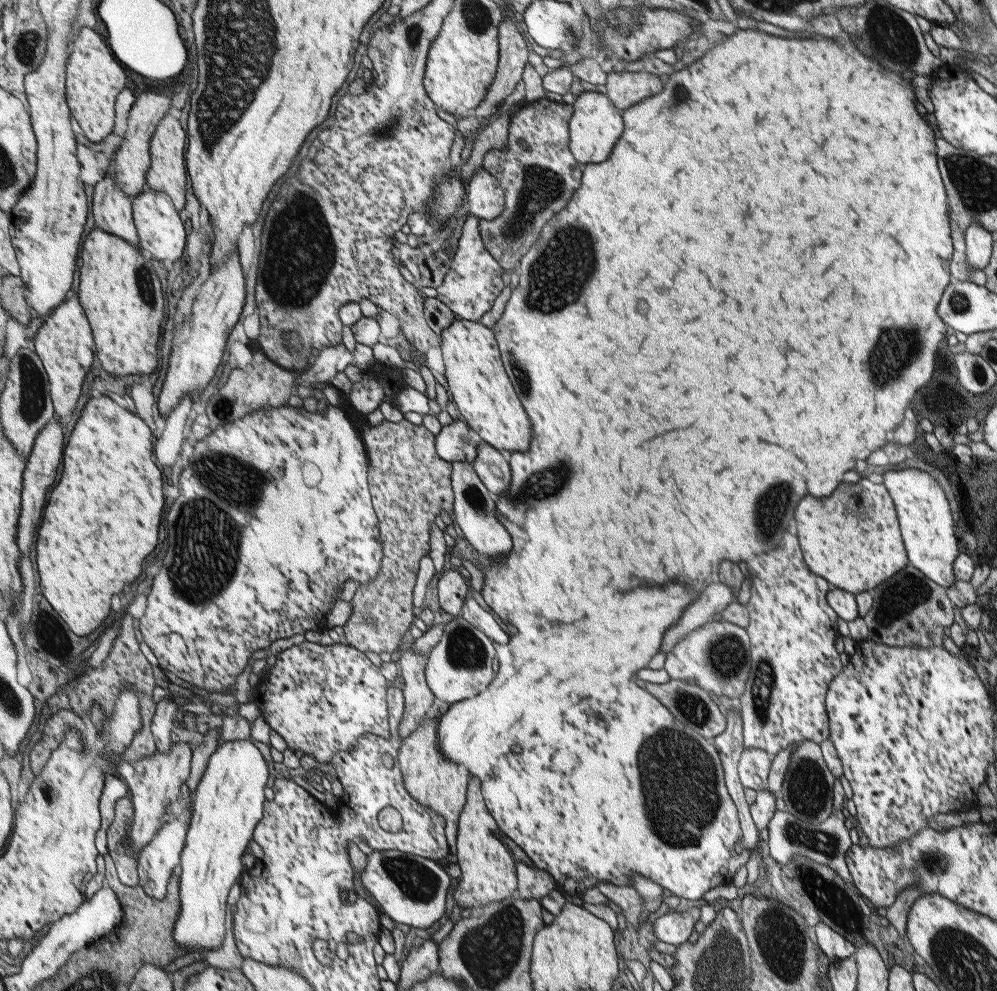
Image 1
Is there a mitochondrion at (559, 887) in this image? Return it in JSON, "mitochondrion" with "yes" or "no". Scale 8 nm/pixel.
{"mitochondrion":"no"}

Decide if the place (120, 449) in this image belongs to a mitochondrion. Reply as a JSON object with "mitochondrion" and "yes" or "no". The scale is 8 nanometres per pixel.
{"mitochondrion":"no"}

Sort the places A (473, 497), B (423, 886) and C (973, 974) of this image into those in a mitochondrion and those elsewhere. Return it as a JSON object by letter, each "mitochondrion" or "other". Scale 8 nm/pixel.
{"A":"mitochondrion","B":"mitochondrion","C":"mitochondrion"}

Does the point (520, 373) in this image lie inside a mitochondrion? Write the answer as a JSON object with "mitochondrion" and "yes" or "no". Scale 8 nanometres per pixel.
{"mitochondrion":"yes"}

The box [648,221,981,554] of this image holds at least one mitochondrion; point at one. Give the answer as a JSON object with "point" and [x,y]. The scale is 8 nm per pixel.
{"point":[895,351]}

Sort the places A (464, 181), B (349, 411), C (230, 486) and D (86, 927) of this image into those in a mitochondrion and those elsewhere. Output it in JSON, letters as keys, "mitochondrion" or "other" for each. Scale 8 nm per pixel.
{"A":"other","B":"other","C":"mitochondrion","D":"other"}

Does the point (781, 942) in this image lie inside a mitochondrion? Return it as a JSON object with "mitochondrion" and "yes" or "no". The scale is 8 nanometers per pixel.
{"mitochondrion":"yes"}

